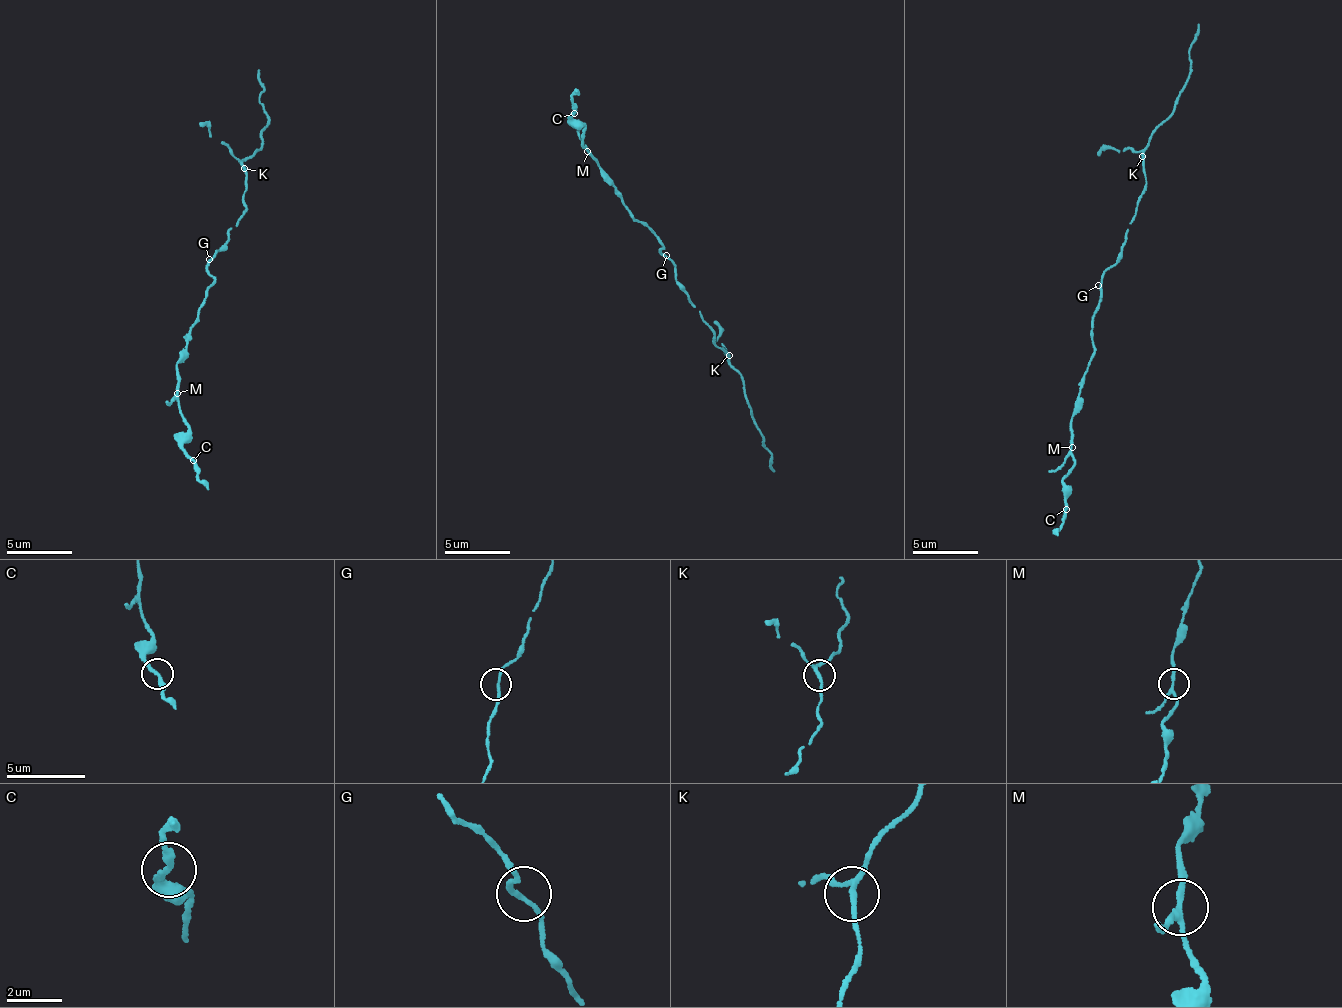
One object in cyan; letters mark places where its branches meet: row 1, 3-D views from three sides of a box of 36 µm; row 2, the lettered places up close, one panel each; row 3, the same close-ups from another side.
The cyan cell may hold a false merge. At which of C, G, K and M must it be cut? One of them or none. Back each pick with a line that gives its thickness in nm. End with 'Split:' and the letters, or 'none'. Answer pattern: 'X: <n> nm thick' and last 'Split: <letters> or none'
Split: none

